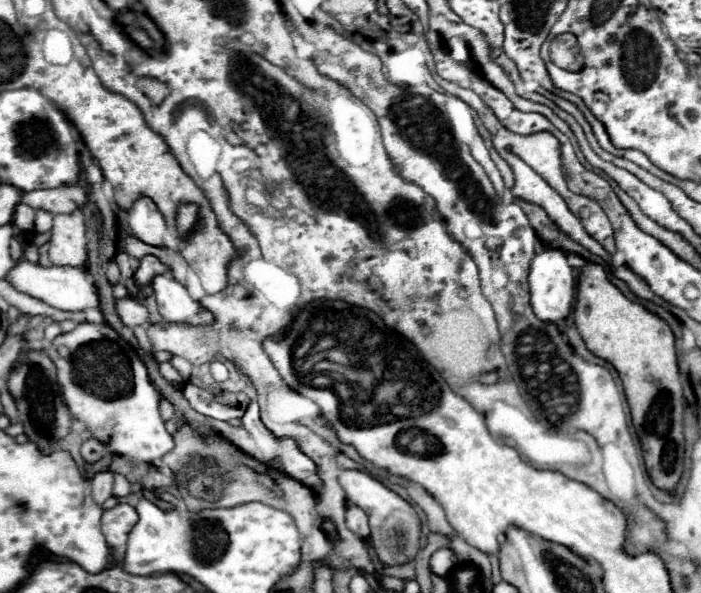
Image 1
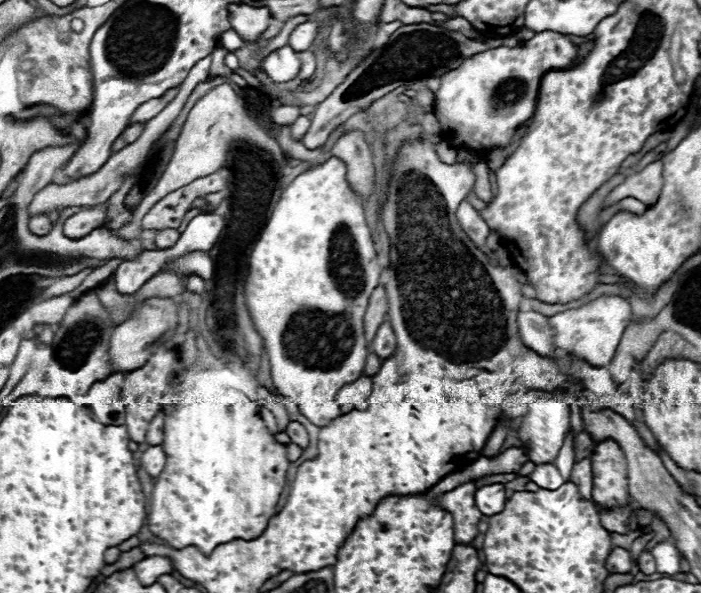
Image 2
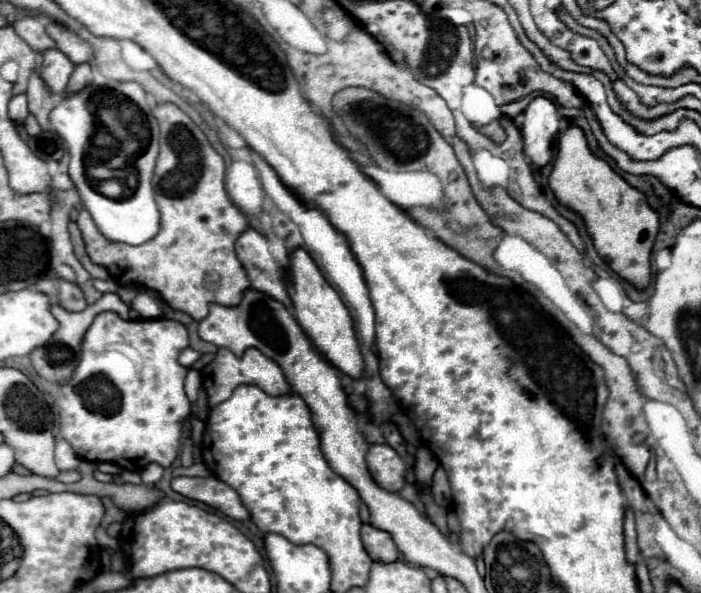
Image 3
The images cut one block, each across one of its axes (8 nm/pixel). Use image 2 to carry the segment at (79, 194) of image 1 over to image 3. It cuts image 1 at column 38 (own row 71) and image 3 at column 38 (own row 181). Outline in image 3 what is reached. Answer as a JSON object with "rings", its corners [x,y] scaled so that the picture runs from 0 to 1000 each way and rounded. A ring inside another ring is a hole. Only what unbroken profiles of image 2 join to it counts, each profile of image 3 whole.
{"rings":[[[49,121],[43,138],[40,138],[40,152],[37,152],[37,162],[40,162],[40,185],[43,192],[54,202],[54,209],[60,212],[63,223],[71,219],[71,189],[77,185],[77,162],[71,159],[71,152],[63,145],[63,138],[57,135],[57,128]]]}

